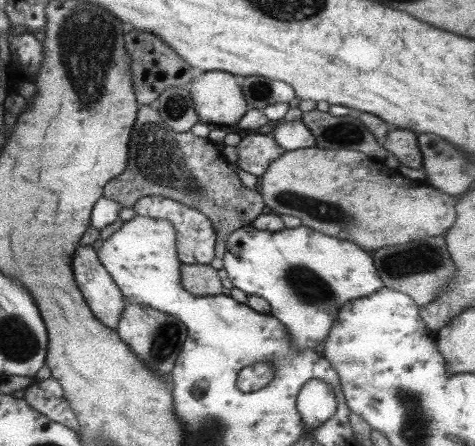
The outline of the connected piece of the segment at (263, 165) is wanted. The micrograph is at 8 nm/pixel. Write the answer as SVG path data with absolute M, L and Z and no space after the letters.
M254 134L241 137L236 150L236 164L241 170L261 176L265 169L286 150L281 148L270 134Z

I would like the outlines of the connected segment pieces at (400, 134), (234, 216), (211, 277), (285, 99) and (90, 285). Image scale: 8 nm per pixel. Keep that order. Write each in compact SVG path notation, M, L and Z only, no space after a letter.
M395 130L385 135L382 146L397 158L399 164L419 170L422 156L416 143L416 136L417 134L413 134L410 130Z
M138 105L129 133L125 168L105 183L102 196L114 200L120 208L129 208L142 196L159 195L200 212L209 219L216 234L214 256L222 259L229 235L251 224L264 206L261 195L247 189L226 164L221 151L207 138L171 130L159 118L154 105Z
M185 265L180 266L180 277L183 290L193 296L216 296L221 294L223 286L219 282L216 270L209 265Z
M236 76L248 109L263 110L264 106L289 103L295 98L290 85L261 76Z
M80 245L75 249L72 254L71 268L79 293L83 296L85 305L91 311L93 317L97 318L101 325L111 329L111 331L116 331L119 318L121 318L121 313L123 313L125 300L115 281L97 260L91 245Z

